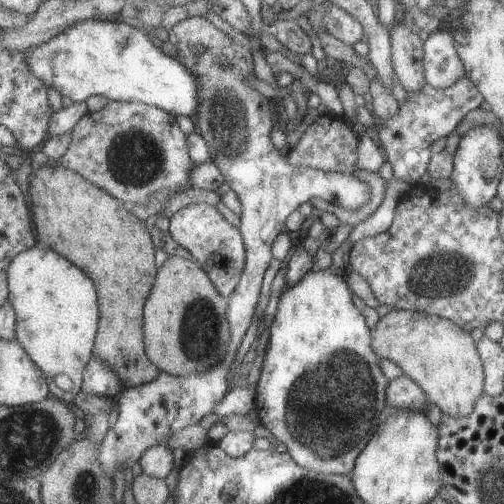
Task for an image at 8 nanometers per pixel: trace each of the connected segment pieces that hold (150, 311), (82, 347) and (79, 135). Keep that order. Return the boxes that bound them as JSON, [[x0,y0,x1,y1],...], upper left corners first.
[[144,256,231,375],[9,247,100,404],[61,101,196,204]]

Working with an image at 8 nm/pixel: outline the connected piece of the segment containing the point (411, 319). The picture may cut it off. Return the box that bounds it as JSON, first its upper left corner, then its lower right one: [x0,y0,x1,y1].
[372,309,484,415]

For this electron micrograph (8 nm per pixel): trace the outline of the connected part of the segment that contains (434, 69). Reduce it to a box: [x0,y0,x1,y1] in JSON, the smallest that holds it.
[423,29,466,89]

